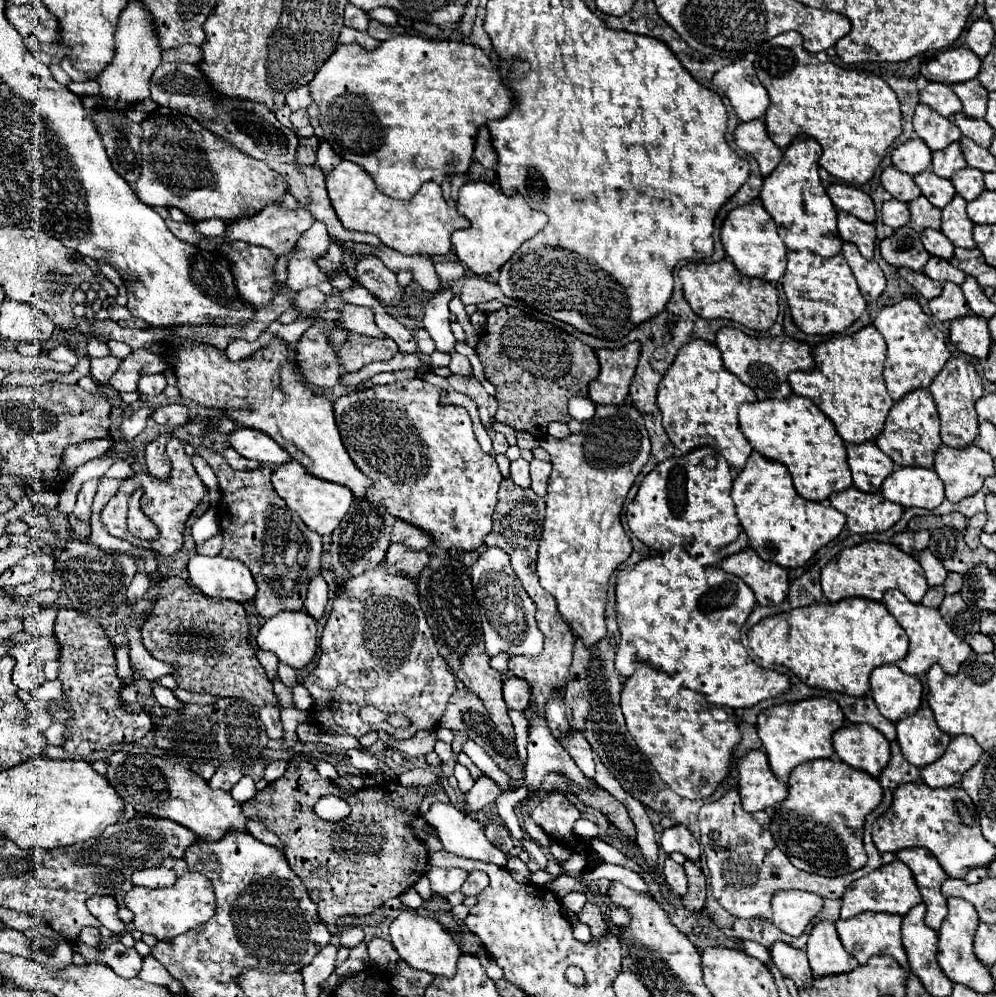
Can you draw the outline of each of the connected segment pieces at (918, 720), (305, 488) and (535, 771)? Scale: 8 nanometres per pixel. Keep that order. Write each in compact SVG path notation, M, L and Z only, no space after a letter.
M922 707L912 717L898 721L896 731L904 757L916 767L926 767L940 759L950 743L950 735L938 729L934 713L928 707Z
M284 463L280 465L274 473L272 473L272 487L276 489L276 493L286 501L286 505L296 511L300 515L300 519L318 535L330 535L338 523L344 519L346 511L350 509L350 505L354 503L354 495L348 487L344 485L336 485L330 481L322 481L318 477L312 477L306 473L306 469L296 463Z
M526 709L526 717L530 721L528 763L526 763L526 785L530 787L530 795L542 783L542 777L550 771L568 777L574 785L580 787L580 791L596 789L596 783L584 777L584 773L576 767L576 763L568 755L568 751L564 751L564 747L550 735L546 717L538 715L534 709L532 711Z

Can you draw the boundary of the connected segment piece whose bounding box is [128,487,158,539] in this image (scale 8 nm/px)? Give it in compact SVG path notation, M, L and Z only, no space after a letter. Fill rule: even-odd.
M139 487L134 491L128 503L128 531L140 539L154 539L158 535L158 529L148 521L140 505L140 495L143 494L143 488Z

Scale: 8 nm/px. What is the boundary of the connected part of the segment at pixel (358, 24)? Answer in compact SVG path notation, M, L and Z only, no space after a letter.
M350 3L346 5L346 9L344 9L344 25L346 27L358 29L358 31L366 31L368 23L370 23L370 19L368 19L368 15L364 11L360 11L358 7L354 7Z

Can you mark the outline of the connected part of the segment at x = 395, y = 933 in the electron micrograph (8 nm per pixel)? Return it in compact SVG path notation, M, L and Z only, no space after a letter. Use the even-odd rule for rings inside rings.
M402 909L400 915L390 923L390 941L398 951L400 959L406 961L412 969L428 971L440 977L452 977L456 973L456 963L460 957L458 945L452 937L440 927L438 921L430 917L420 917L414 909Z

